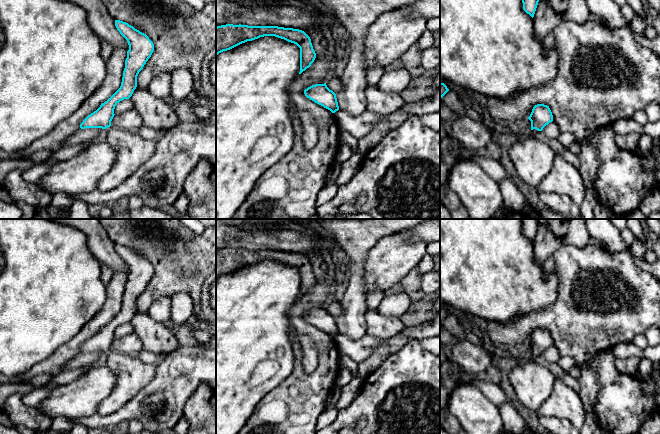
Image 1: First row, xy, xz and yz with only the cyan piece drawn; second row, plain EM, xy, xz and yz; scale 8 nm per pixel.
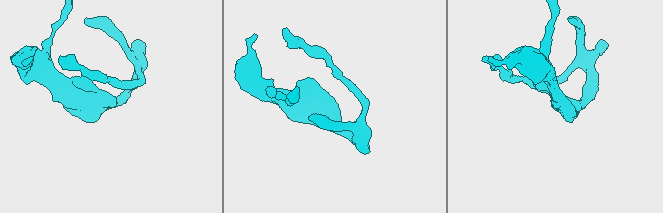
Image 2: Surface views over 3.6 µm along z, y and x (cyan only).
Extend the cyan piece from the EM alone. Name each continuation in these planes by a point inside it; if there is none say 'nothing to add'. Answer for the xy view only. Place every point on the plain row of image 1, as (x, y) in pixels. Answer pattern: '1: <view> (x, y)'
1: xy (132, 374)

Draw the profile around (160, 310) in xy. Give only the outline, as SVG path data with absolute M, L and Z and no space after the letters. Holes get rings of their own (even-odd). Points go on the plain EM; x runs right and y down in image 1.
M167 297L157 299L147 312L156 322L165 324L171 321L171 299Z

